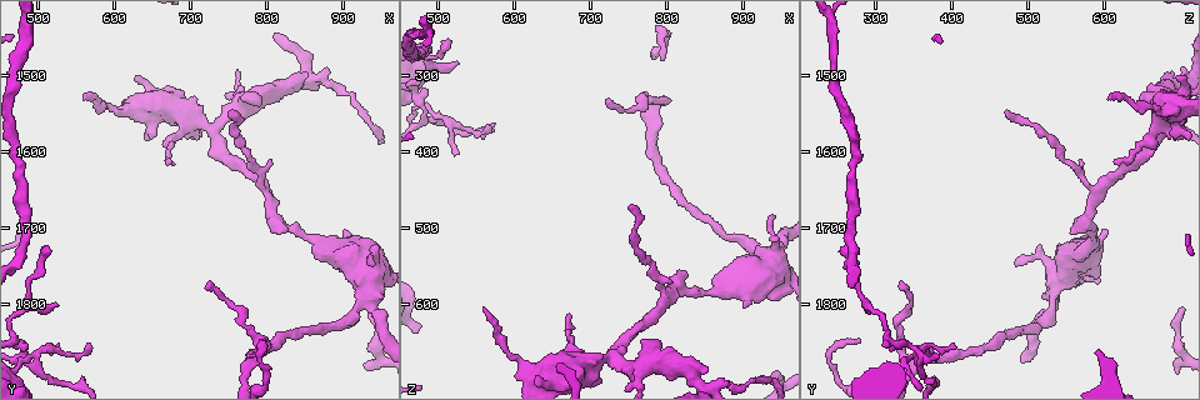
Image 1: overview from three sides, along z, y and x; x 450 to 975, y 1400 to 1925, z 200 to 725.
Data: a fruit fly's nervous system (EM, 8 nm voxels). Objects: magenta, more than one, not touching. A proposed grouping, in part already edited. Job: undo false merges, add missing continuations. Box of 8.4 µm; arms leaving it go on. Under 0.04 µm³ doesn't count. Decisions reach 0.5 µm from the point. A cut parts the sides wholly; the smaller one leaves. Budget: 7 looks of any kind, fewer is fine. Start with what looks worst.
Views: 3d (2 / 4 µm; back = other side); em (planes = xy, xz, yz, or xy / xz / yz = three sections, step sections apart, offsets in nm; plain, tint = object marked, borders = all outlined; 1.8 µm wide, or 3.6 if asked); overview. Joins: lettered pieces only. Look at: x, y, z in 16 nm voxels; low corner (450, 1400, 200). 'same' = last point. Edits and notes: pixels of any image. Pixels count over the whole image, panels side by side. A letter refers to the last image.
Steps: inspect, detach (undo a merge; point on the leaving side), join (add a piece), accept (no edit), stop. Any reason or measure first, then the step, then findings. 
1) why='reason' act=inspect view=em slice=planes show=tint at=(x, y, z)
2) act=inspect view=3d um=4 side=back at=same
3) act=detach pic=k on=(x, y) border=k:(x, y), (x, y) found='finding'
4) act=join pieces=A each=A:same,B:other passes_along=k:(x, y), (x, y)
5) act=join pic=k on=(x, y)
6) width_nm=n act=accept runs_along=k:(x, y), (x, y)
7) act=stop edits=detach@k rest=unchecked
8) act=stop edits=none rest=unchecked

why='thick turns thin' act=inspect view=3d um=4 at=(485, 1870, 355)

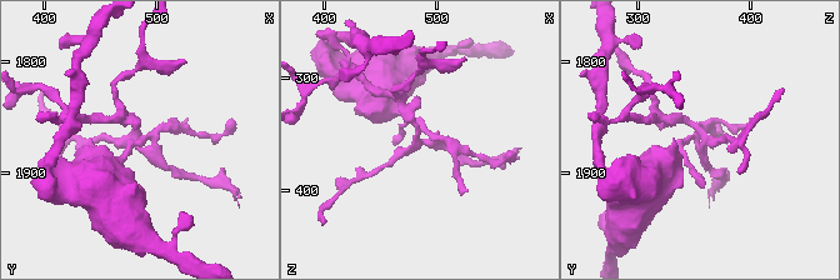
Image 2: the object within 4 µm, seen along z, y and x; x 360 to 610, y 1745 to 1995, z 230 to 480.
act=inspect view=em slice=planes show=plain at=(482, 1868, 352)

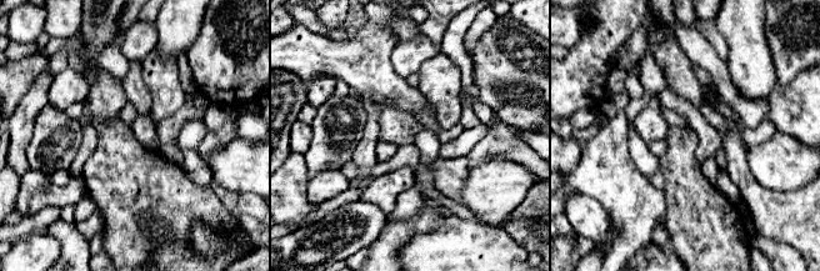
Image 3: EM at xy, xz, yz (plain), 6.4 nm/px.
why='what lies round it' act=inspect view=em slice=planes show=borders at=same

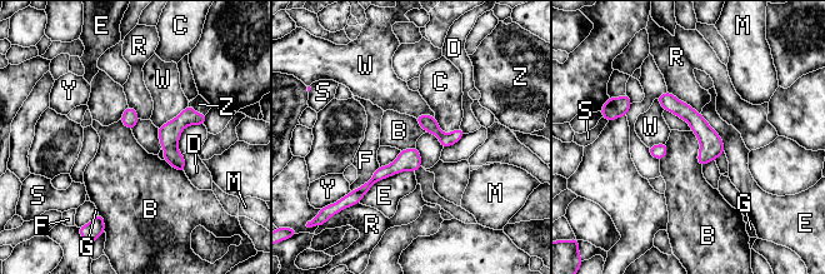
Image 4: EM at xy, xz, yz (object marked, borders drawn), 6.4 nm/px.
longest_contact=E:420nm act=accept each=B:other,C:other,D:other,E:other,F:other,G:other,M:other,R:other,S:other,W:other,Y:other,Z:other runs_along=4:(663, 98), (681, 109), (721, 149) found='one cell here'

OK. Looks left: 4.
why='thin end' act=inspect view=em um=3.6 slice=planes show=borders at=(525, 1805, 285)

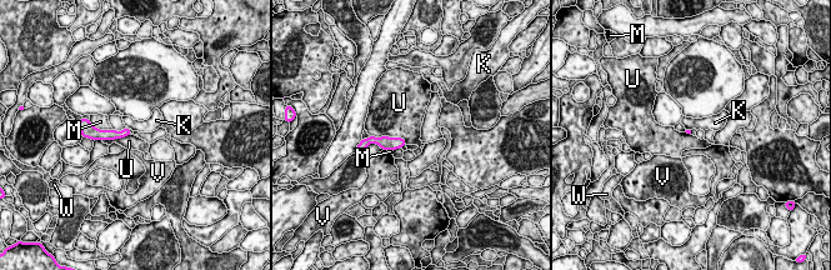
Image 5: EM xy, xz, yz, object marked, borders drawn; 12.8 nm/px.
act=accept each=K:other,M:other,U:other,V:other,W:other found='no lettered piece goes on from it'

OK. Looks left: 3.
why='branch stops here' act=inspect view=3d um=4 at=(635, 1500, 695)

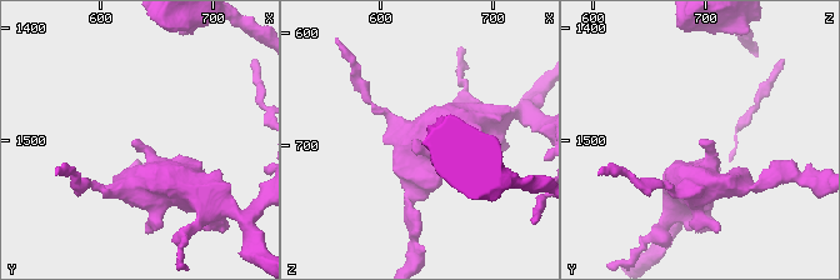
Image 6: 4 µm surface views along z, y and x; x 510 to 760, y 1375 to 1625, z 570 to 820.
act=inspect view=em slice=planes show=plain at=(630, 1502, 692)

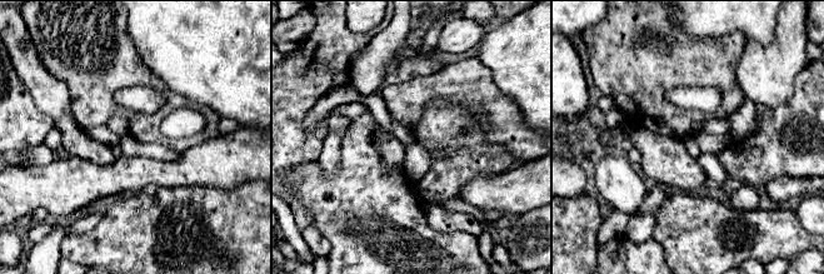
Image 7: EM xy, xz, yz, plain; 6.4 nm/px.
why='what lies round it' act=inspect view=em slice=planes show=borders at=same

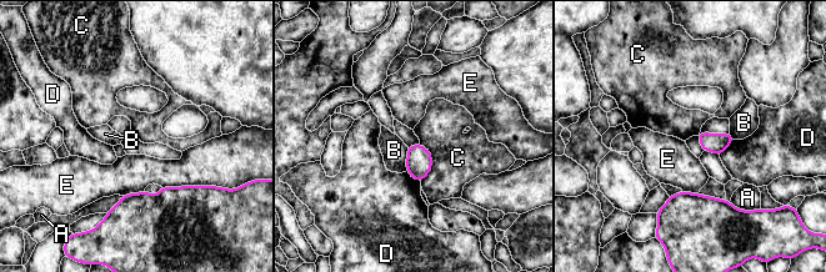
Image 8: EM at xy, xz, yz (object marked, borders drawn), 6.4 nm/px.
longest_contact=E:300nm act=accept each=A:other,B:other,C:other,D:other,E:other border=8:(421, 144), (431, 170), (420, 181) found='none of them fits'

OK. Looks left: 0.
act=stop edits=none rest=unchecked

